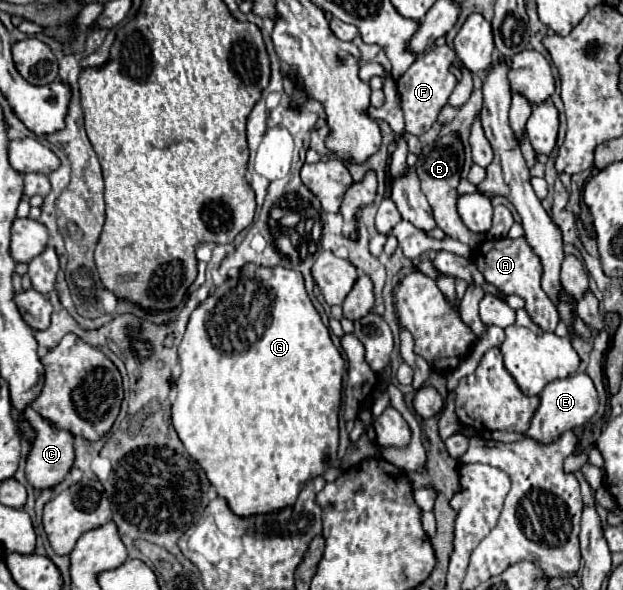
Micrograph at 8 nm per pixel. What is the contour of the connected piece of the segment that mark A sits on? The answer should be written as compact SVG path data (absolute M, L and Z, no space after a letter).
M525 237L519 239L489 239L479 245L477 253L473 249L471 259L479 265L479 271L485 275L489 283L493 283L499 291L503 293L515 293L525 299L525 309L533 323L537 323L543 331L555 331L559 323L559 309L557 305L549 299L549 295L541 287L541 277L543 277L543 265L539 257L535 257L535 251L527 245Z

